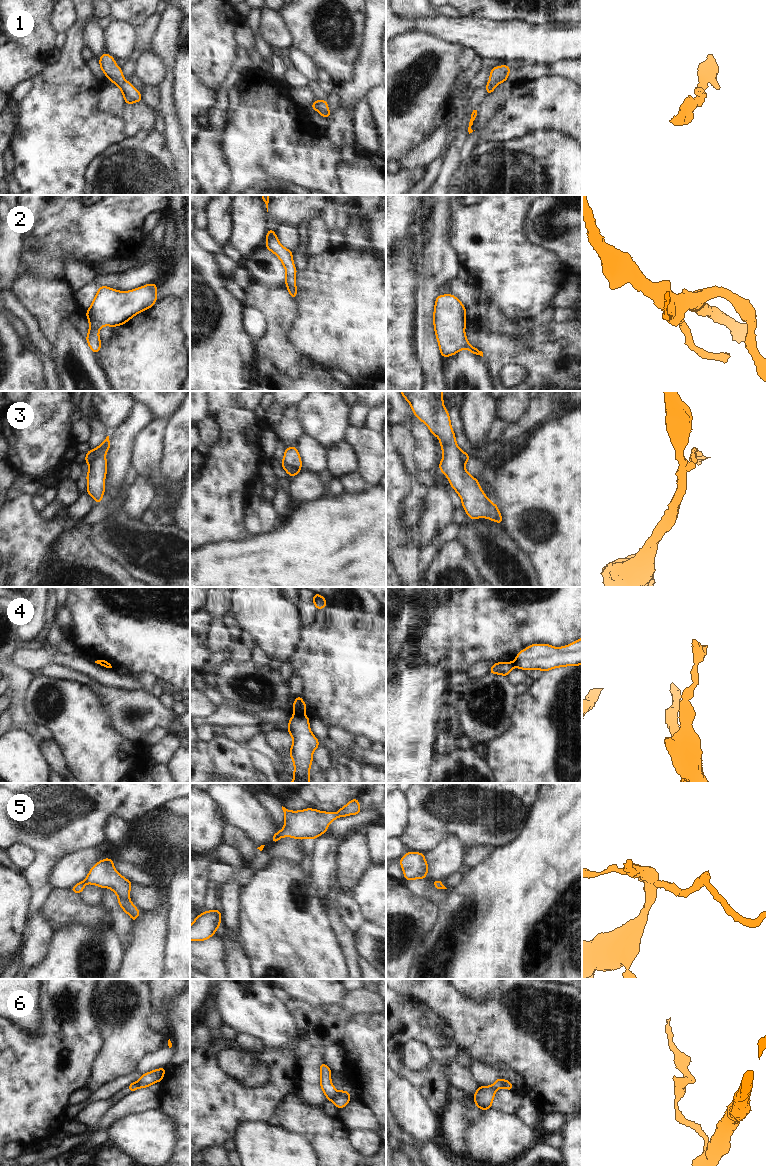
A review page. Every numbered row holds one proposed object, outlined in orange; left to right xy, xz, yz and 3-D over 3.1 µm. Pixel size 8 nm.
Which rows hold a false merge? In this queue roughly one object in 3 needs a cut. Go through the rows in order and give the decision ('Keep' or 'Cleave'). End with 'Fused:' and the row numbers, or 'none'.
1: Keep
2: Keep
3: Cleave
4: Cleave
5: Keep
6: Cleave
Fused: 3, 4, 6

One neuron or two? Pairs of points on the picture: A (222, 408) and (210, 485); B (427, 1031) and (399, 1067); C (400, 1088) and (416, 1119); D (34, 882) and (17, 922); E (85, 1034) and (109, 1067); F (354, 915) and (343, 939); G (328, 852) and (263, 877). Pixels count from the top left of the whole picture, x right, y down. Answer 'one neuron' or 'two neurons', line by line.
A: one neuron
B: one neuron
C: one neuron
D: two neurons
E: two neurons
F: two neurons
G: two neurons

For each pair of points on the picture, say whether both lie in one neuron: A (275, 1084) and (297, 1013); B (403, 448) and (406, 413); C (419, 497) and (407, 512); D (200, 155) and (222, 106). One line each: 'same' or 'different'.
A: different
B: different
C: same
D: same

